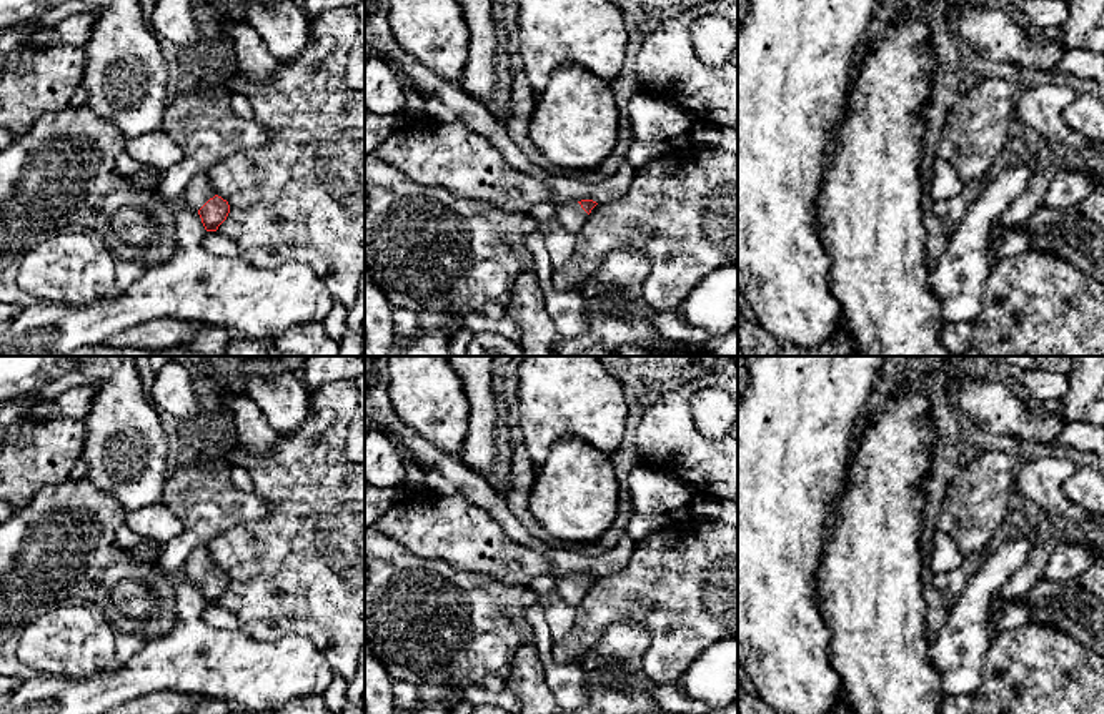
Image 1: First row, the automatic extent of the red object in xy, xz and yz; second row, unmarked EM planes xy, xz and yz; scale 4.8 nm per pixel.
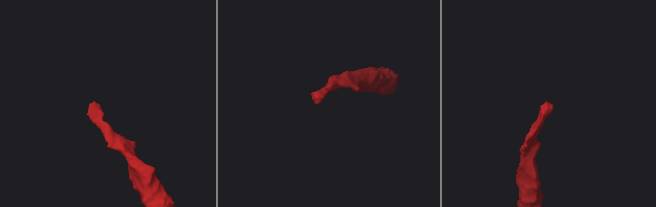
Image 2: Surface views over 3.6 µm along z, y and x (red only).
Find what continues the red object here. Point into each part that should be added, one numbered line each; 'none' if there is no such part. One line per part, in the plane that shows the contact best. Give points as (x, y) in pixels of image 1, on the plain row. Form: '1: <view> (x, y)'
1: xy (198, 565)

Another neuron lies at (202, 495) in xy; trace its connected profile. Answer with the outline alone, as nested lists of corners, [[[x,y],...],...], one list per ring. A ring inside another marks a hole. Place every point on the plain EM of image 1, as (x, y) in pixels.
[[[225,458],[193,461],[167,476],[162,503],[183,529],[163,544],[158,568],[172,578],[198,546],[215,536],[270,514],[271,504],[258,493],[238,489],[231,481],[231,461]]]

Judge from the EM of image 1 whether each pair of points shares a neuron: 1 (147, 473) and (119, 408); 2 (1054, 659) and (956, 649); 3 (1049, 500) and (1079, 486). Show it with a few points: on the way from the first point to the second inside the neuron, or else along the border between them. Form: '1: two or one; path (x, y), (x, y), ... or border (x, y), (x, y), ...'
1: one; path (130, 456), (125, 451), (122, 425)
2: two; border (993, 634), (978, 691)
3: two; border (1076, 468), (1063, 485), (1063, 493), (1086, 511)

